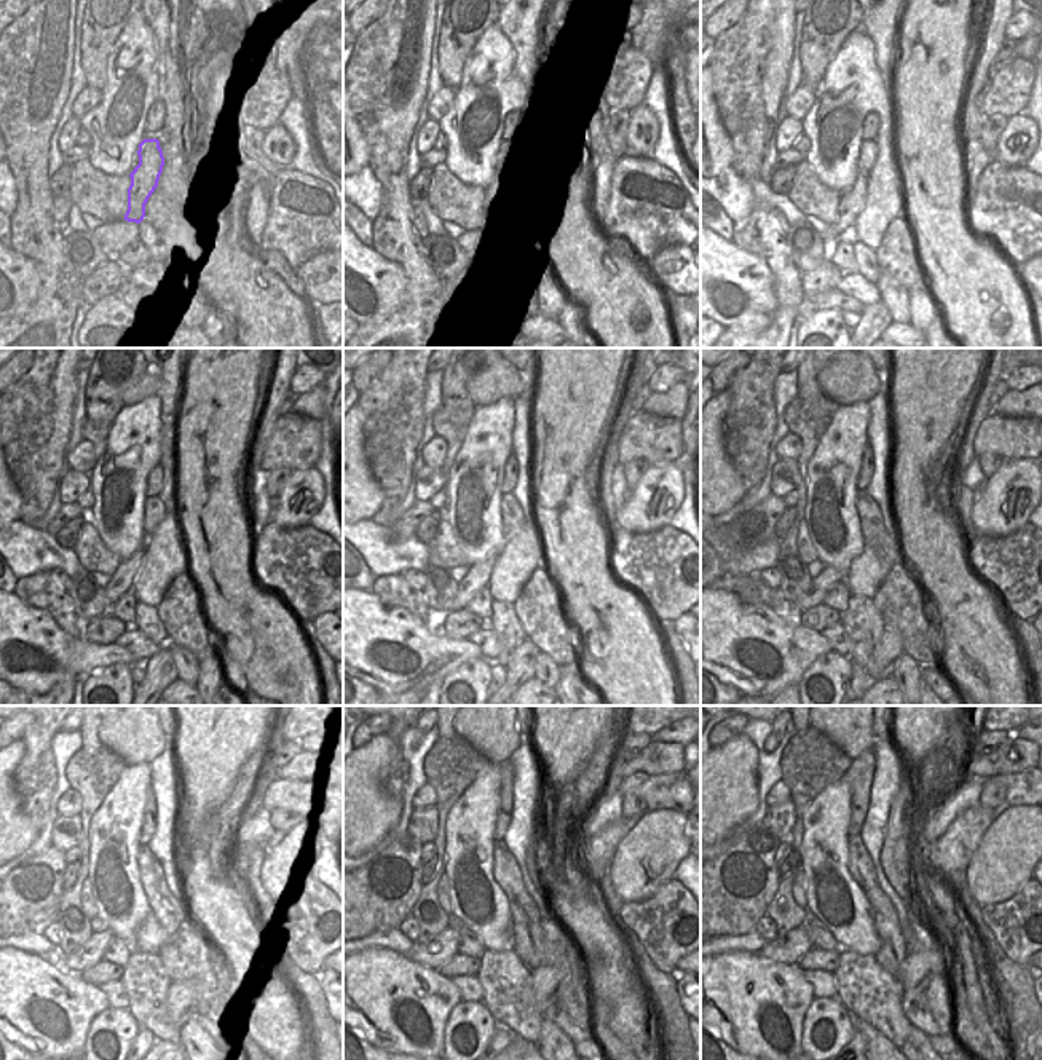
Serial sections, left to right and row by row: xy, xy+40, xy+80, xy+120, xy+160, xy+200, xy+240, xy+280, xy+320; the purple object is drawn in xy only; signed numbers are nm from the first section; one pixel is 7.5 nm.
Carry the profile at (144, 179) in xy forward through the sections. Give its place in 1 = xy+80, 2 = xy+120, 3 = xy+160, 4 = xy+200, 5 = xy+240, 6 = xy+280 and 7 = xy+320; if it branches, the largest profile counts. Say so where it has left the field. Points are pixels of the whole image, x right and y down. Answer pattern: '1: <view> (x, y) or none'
1: xy+80 (852, 201)
2: xy+120 (122, 580)
3: xy+160 (477, 577)
4: xy+200 (820, 585)
5: xy+240 (90, 953)
6: xy+280 (442, 947)
7: xy+320 (789, 949)

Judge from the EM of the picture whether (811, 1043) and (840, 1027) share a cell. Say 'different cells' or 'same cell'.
same cell

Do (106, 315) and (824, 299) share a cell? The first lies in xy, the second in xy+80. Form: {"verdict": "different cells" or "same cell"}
{"verdict": "different cells"}

